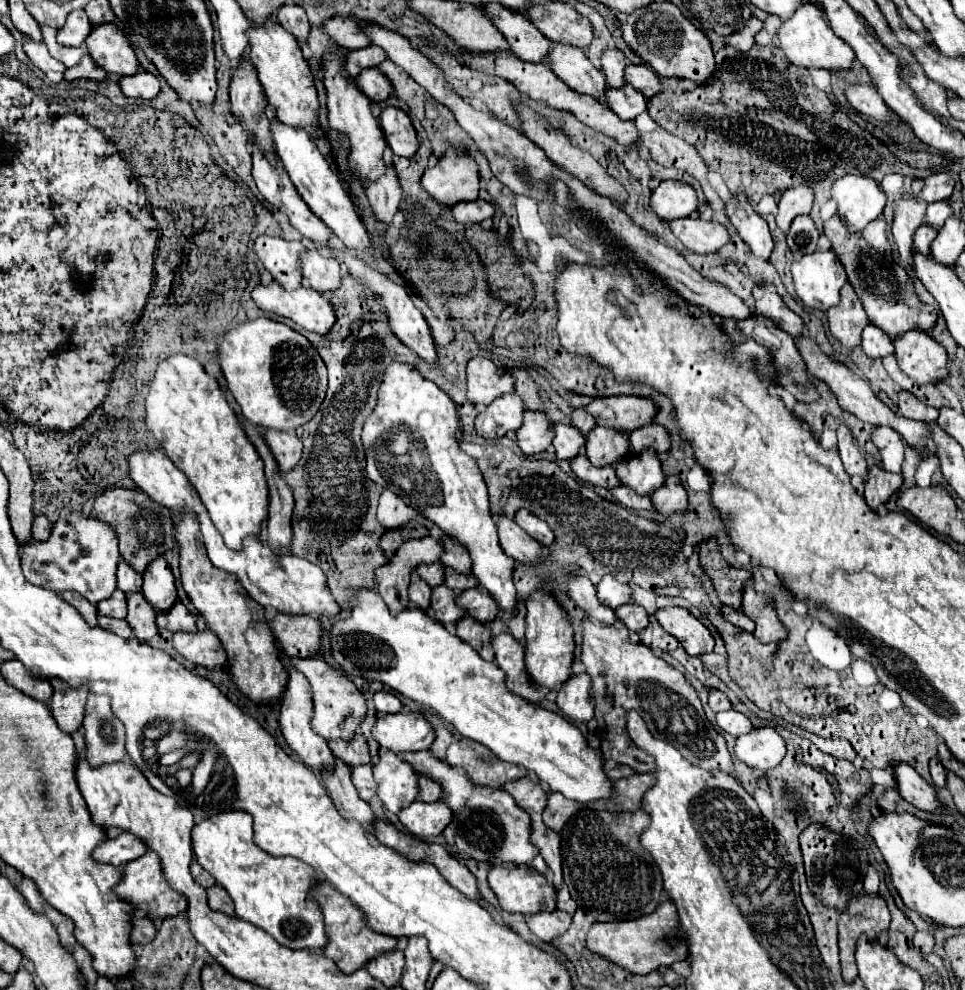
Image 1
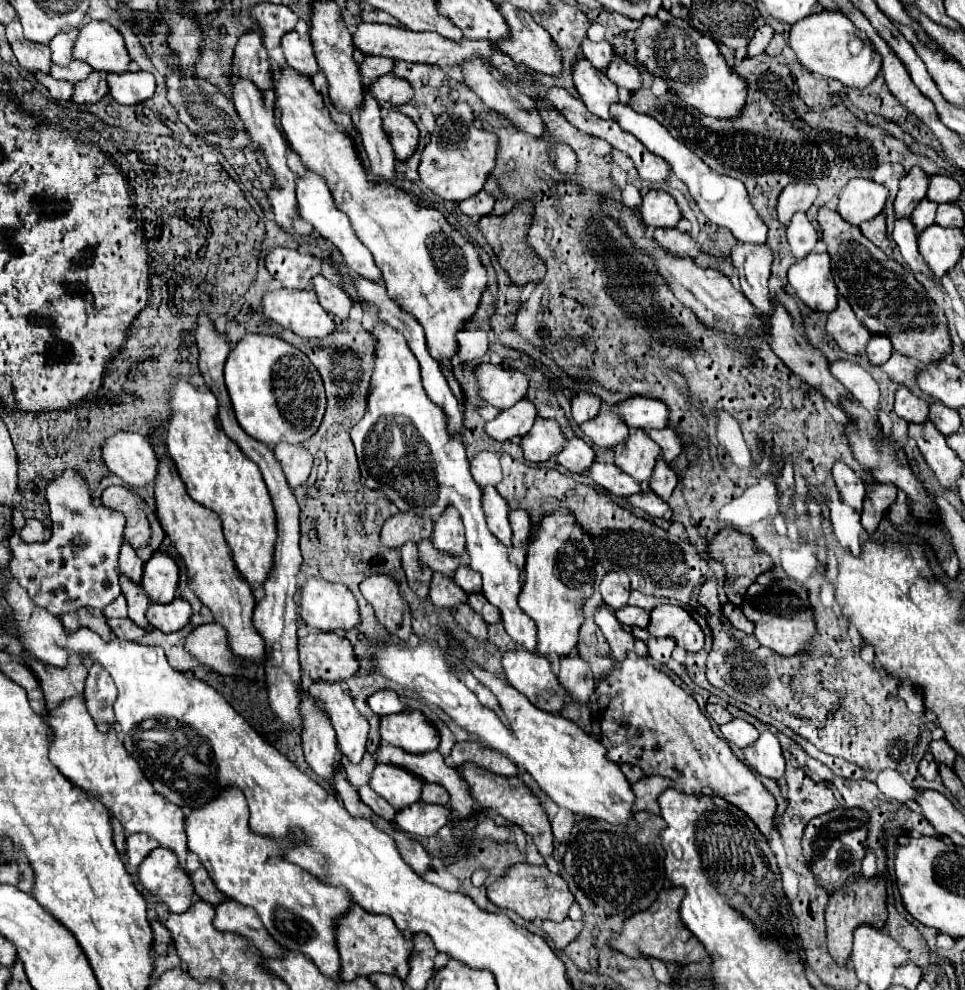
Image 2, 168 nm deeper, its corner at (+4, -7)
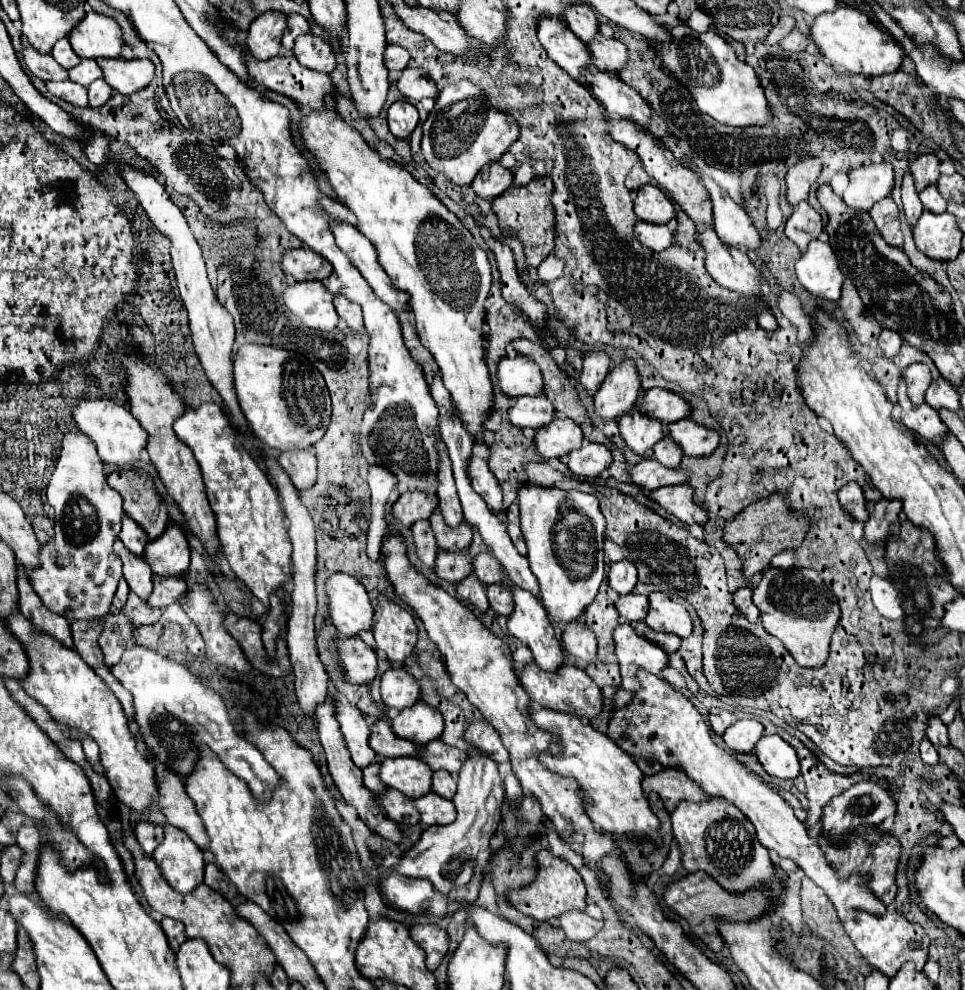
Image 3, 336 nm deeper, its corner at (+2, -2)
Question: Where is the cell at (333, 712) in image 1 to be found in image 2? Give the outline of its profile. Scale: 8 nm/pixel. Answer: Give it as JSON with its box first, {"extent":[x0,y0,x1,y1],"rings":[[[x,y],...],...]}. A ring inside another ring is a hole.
{"extent":[307,681,369,763],"rings":[[[313,681],[307,691],[317,705],[327,713],[331,727],[337,733],[339,749],[353,763],[359,763],[365,753],[365,741],[369,733],[367,719],[355,707],[353,697],[343,689],[339,681]]]}

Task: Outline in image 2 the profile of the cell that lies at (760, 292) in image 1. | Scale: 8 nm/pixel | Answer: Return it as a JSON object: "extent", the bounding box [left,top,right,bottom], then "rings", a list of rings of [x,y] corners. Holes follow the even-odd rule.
{"extent":[731,243,773,319],"rings":[[[737,243],[731,251],[743,295],[757,307],[759,315],[769,319],[769,315],[773,313],[773,297],[769,293],[769,277],[771,277],[769,247]]]}

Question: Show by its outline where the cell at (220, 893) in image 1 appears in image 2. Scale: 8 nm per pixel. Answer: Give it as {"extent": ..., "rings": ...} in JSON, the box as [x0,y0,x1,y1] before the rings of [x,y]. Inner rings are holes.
{"extent":[213,901,283,957],"rings":[[[223,901],[215,907],[213,925],[217,931],[231,931],[245,939],[249,939],[265,957],[279,957],[283,955],[283,947],[271,939],[271,935],[261,925],[257,913],[251,907],[245,907],[237,901]]]}

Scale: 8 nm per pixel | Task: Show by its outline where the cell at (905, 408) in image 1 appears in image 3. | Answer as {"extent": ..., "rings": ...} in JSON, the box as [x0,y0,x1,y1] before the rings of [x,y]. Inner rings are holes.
{"extent":[905,364,931,404],"rings":[[[911,364],[905,372],[905,382],[907,382],[907,390],[909,390],[909,398],[913,404],[923,404],[923,396],[925,390],[931,384],[931,372],[927,370],[927,366],[923,364]]]}

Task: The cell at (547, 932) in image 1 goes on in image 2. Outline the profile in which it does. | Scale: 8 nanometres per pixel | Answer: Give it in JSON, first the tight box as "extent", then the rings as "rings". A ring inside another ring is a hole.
{"extent":[541,917,581,949],"rings":[[[569,917],[563,919],[561,923],[555,921],[543,921],[541,931],[555,943],[555,949],[563,949],[569,945],[581,931],[581,921],[571,921]]]}

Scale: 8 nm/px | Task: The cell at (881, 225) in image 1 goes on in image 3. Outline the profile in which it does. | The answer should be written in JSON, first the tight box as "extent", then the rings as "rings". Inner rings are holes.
{"extent":[869,196,903,248],"rings":[[[891,196],[883,198],[869,210],[879,234],[885,238],[887,244],[901,248],[903,246],[903,234],[899,230],[899,210]]]}

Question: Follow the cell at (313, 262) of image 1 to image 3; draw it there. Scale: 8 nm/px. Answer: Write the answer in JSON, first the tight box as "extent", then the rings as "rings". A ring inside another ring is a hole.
{"extent":[335,294,363,330],"rings":[[[335,294],[335,310],[339,314],[339,318],[343,320],[343,324],[351,330],[363,330],[363,316],[361,316],[361,310],[357,304],[349,302],[345,296],[341,294]]]}

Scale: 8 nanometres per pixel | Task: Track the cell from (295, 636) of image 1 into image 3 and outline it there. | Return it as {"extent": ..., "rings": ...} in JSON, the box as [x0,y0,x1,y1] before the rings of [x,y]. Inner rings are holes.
{"extent":[335,636,377,684],"rings":[[[359,636],[335,640],[339,660],[347,670],[347,682],[369,684],[377,676],[377,654]]]}

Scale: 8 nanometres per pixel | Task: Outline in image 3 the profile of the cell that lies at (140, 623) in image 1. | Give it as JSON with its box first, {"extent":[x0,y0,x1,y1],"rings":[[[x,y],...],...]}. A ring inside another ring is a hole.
{"extent":[115,540,153,600],"rings":[[[119,540],[115,542],[115,552],[123,562],[123,576],[125,576],[127,584],[129,584],[129,588],[137,596],[147,600],[149,594],[151,594],[151,588],[153,588],[153,584],[151,584],[151,568],[147,566],[147,562],[143,562],[143,556],[131,554],[123,546],[123,542],[119,542]]]}

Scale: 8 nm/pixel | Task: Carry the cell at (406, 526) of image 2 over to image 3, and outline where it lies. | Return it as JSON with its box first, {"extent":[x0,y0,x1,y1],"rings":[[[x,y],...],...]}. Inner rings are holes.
{"extent":[393,490,437,526],"rings":[[[419,490],[405,492],[393,504],[393,516],[397,522],[411,526],[417,520],[425,520],[431,516],[437,506],[437,494],[419,494]]]}

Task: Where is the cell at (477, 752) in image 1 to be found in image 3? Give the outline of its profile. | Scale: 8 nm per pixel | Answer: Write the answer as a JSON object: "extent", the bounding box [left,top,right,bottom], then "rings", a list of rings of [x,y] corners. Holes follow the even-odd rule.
{"extent":[463,720,509,762],"rings":[[[475,720],[469,730],[465,732],[463,740],[467,744],[473,744],[475,748],[487,752],[495,762],[507,762],[509,754],[505,750],[505,746],[501,744],[499,732],[487,722],[487,720]]]}

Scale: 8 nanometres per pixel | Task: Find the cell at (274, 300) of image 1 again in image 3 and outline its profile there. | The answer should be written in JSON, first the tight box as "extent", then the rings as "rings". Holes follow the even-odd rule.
{"extent":[283,280,337,332],"rings":[[[319,280],[295,282],[283,294],[285,306],[309,328],[329,332],[337,326],[333,294]]]}

